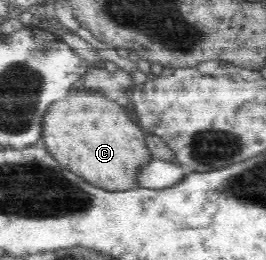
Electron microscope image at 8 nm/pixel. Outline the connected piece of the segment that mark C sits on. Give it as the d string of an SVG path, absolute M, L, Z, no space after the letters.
M82 87L72 89L66 99L58 99L48 107L47 115L43 120L41 141L60 164L88 183L106 191L128 191L140 187L136 175L140 173L144 163L148 163L152 158L145 142L145 132L130 120L116 99Z

